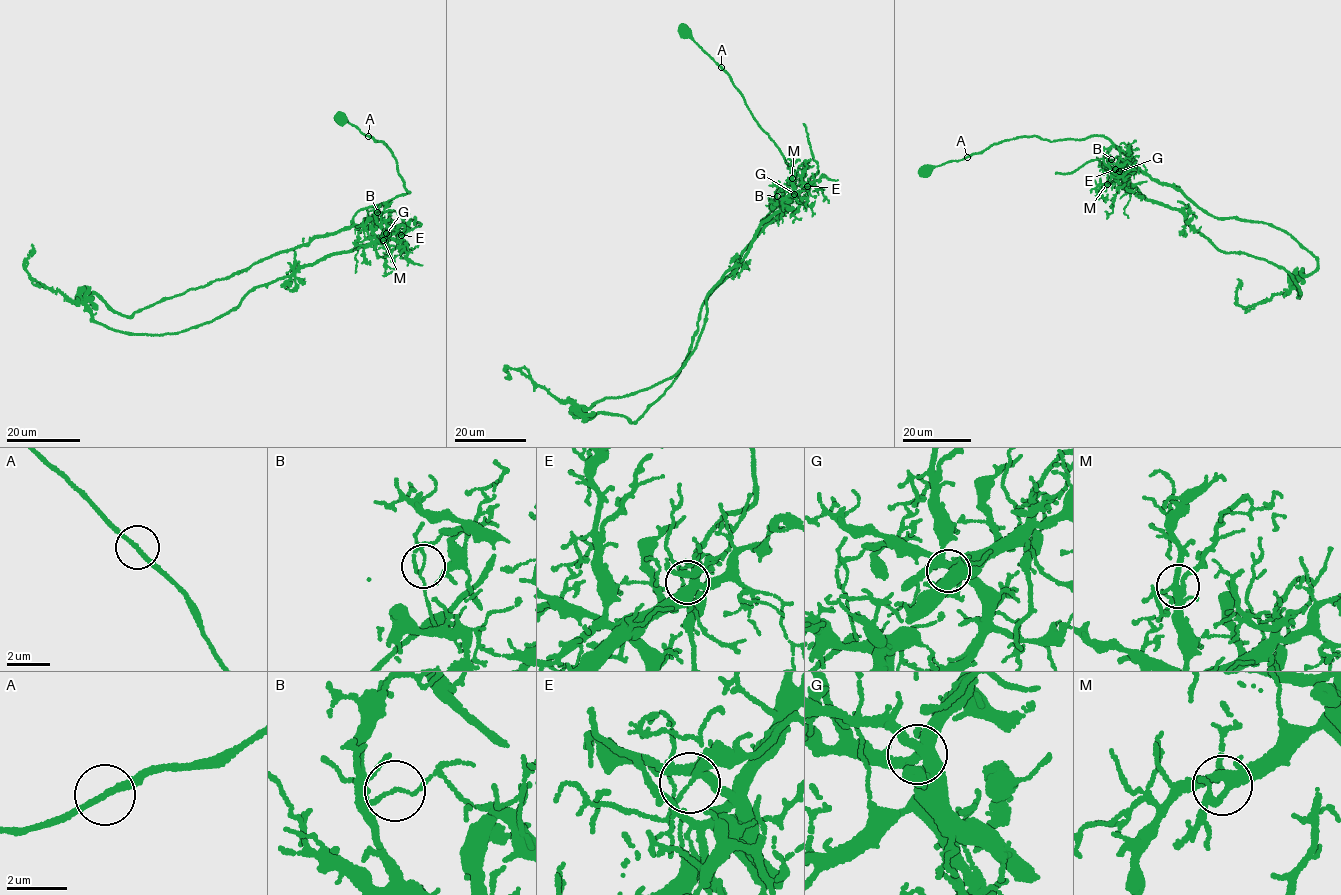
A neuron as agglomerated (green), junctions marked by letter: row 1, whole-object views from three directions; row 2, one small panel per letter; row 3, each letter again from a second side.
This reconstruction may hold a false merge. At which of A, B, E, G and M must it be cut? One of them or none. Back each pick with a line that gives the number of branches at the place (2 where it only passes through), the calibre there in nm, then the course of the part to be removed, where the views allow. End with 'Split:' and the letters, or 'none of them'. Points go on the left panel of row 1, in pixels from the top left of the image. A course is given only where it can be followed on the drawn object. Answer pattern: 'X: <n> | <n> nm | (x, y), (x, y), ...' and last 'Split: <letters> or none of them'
B: 2 | 110 nm | (377, 212), (387, 234), (375, 242), (256, 287), (214, 320), (151, 335), (104, 326), (30, 279), (32, 244)
Split: B

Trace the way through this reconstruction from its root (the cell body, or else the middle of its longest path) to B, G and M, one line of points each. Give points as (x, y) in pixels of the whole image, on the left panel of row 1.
B: (340, 119), (385, 144), (409, 192), (361, 209), (353, 217), (354, 223), (375, 228), (377, 212)
G: (340, 119), (385, 144), (409, 192), (353, 217), (374, 238), (386, 233)
M: (340, 119), (385, 144), (409, 192), (361, 209), (353, 217), (355, 224), (371, 229), (374, 238), (383, 240)

